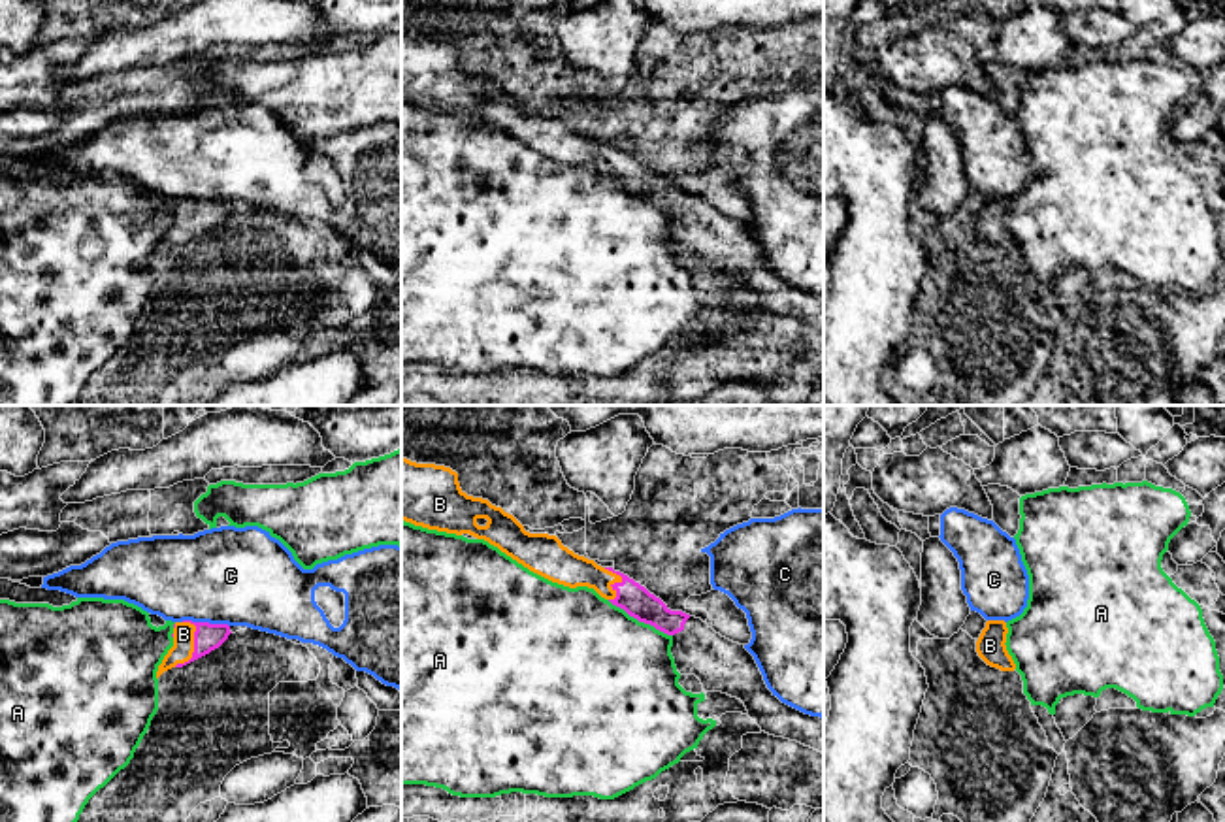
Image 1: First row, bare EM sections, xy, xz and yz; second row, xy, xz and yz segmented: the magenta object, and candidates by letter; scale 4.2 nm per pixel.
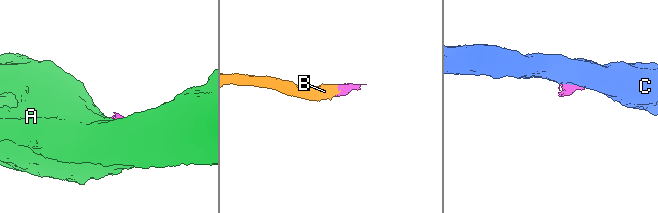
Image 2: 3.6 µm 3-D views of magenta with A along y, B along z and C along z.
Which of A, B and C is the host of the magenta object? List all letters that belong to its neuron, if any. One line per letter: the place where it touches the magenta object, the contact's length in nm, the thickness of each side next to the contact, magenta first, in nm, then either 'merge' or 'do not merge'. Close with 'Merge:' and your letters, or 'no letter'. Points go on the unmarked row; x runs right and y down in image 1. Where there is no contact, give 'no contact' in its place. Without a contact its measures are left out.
A: meets magenta in xz at (639, 198); contact 320 nm long; 140 nm thick on the magenta side, 500 nm on the other; do not merge
B: meets magenta in xy at (195, 225); contact 220 nm long; 120 nm thick on the magenta side, 100 nm on the other; merge
C: meets magenta in xy at (206, 200); contact 200 nm long; 120 nm thick on the magenta side, 420 nm on the other; do not merge
Merge: B

